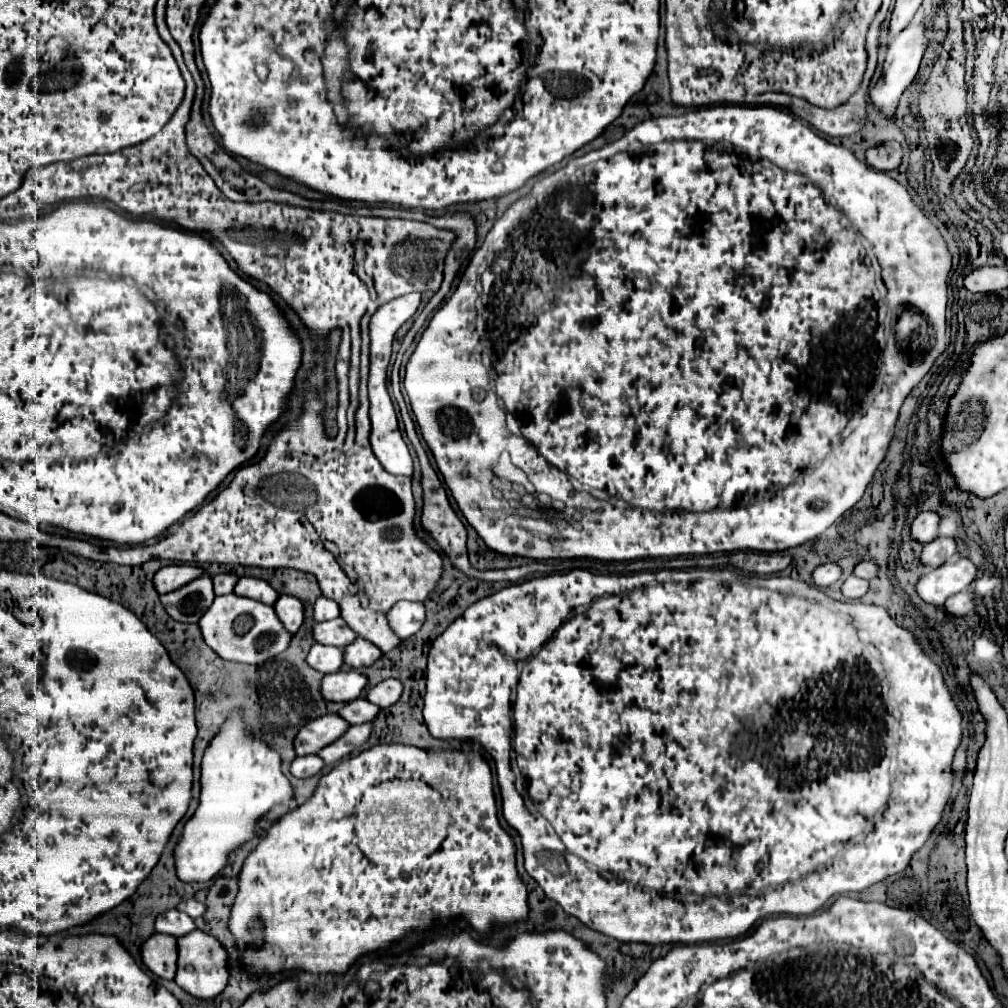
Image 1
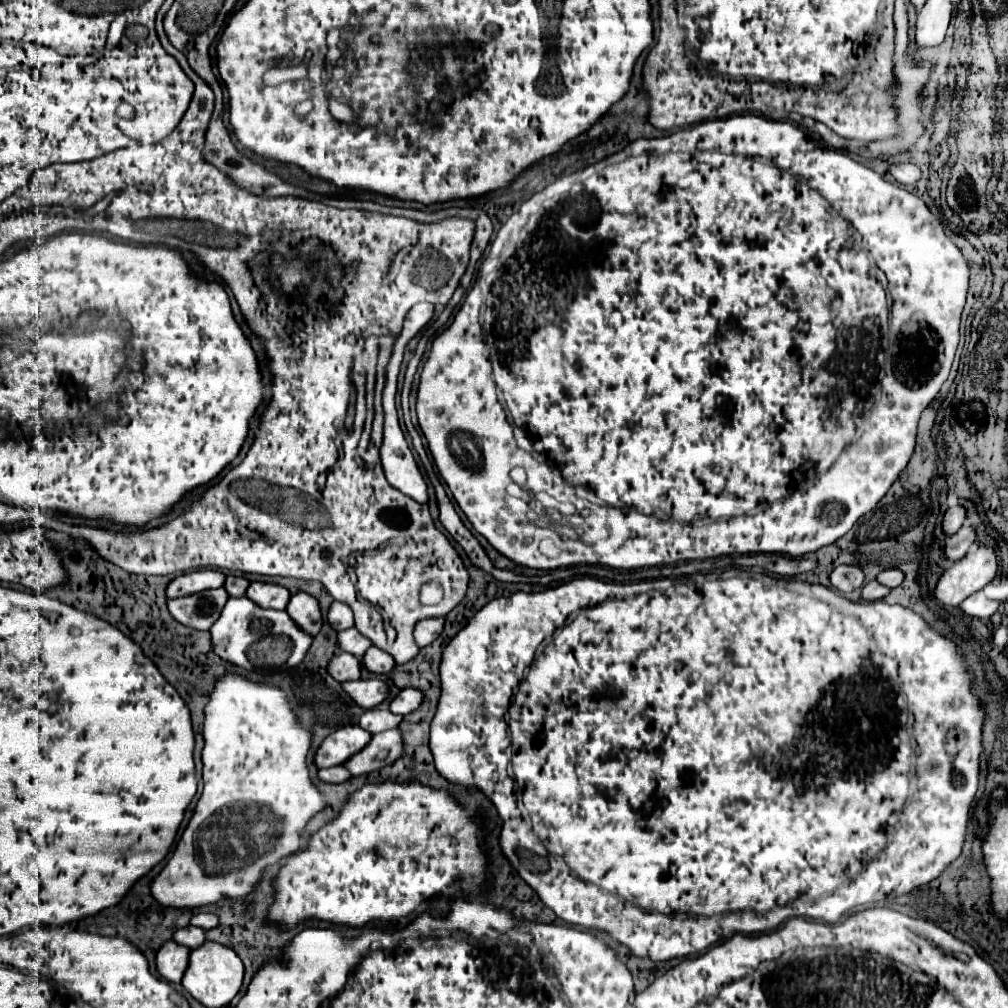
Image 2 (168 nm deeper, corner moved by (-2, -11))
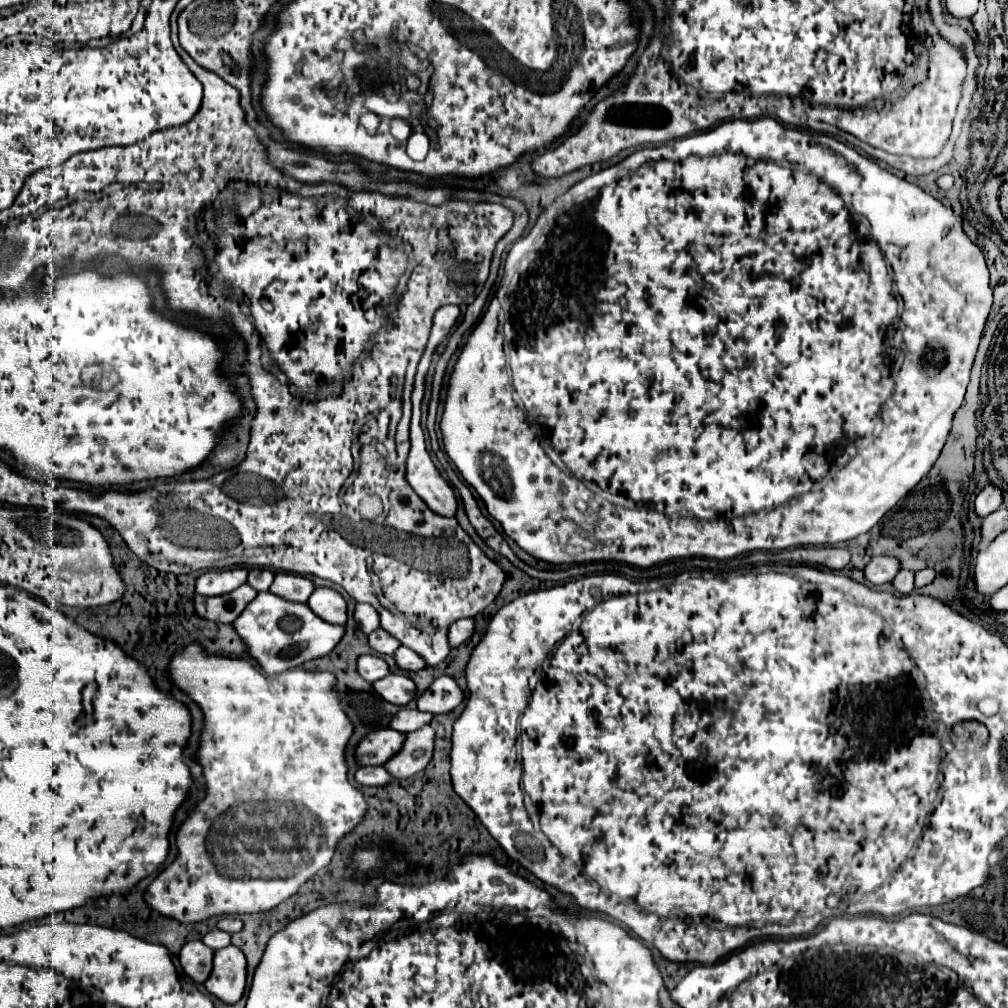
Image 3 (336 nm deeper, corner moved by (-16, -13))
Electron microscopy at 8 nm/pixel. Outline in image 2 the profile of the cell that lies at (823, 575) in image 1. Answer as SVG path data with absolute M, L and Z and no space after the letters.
M838 566L830 574L830 584L840 592L852 592L864 584L864 574L858 566Z

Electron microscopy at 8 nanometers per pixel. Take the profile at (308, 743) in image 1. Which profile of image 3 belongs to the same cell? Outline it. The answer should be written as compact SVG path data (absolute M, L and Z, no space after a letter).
M392 728L372 730L362 738L356 748L356 760L360 766L382 766L386 764L396 752L400 752L406 734L396 732Z

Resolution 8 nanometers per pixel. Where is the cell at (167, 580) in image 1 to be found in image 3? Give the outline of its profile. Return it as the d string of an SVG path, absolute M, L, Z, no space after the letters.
M228 568L228 570L210 570L196 580L196 592L204 596L220 596L236 590L246 584L248 568Z

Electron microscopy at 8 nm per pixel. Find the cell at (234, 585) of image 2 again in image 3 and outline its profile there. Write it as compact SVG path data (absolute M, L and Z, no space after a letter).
M250 568L250 574L248 574L248 584L252 588L256 588L258 592L262 590L268 590L270 584L274 580L274 572L268 570L268 568Z

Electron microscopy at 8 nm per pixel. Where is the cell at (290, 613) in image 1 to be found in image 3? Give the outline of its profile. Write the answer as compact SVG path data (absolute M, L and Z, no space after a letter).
M316 588L308 606L330 624L346 624L346 600L332 588Z

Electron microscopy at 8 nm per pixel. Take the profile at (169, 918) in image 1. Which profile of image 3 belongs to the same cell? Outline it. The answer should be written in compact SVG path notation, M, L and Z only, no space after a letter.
M212 930L212 932L208 932L204 938L202 938L202 942L206 944L206 946L210 946L212 950L220 950L220 948L226 948L228 944L230 944L230 934L228 932L222 932L222 930Z

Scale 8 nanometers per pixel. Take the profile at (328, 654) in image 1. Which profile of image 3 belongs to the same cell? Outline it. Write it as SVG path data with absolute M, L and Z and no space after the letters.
M366 654L366 656L358 658L358 674L372 684L372 682L388 676L390 668L388 668L388 664L380 656Z

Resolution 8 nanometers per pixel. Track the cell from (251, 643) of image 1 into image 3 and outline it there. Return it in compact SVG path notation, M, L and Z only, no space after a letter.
M260 592L234 622L236 632L248 644L248 652L258 660L268 676L302 666L312 658L326 656L342 640L346 626L330 624L316 616L308 604L288 602L276 594Z

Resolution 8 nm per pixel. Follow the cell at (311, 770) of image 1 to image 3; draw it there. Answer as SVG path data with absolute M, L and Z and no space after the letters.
M364 766L356 772L356 782L364 786L386 786L394 782L394 778L384 766Z

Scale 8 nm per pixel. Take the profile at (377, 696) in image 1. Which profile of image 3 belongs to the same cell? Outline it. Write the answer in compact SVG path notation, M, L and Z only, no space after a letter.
M452 676L436 678L430 688L418 698L418 710L446 714L452 712L464 700L464 692Z

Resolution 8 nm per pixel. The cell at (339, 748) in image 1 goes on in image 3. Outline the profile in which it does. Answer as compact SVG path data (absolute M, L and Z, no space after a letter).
M424 726L408 734L408 742L404 742L404 748L392 760L388 760L384 768L388 768L388 772L392 772L392 776L398 780L410 778L428 766L428 762L432 760L432 752L434 752L434 728Z

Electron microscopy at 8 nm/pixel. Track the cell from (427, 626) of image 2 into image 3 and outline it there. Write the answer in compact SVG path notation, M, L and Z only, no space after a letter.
M466 618L466 620L458 620L458 622L454 622L452 628L450 628L450 634L448 634L452 648L456 648L456 646L460 646L462 642L470 640L472 634L474 634L474 620L472 620L472 618Z

